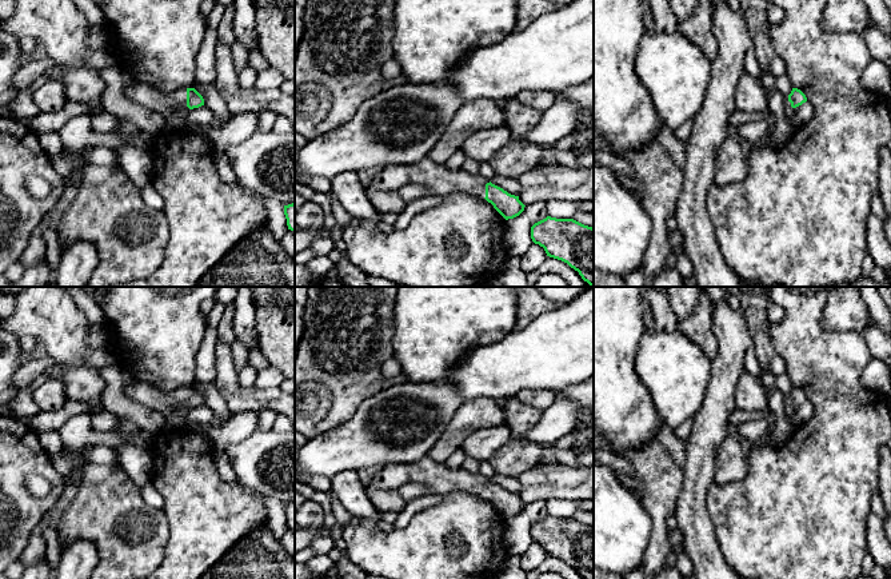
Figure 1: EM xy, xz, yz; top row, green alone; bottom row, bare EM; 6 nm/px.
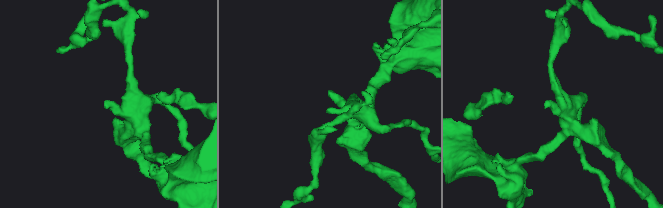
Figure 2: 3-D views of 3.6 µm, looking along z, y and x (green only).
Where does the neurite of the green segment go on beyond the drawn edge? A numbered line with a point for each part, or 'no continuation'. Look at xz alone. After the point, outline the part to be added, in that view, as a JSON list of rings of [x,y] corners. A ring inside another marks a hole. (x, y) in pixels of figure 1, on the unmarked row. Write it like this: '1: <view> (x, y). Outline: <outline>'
1: xz (436, 476). Outline: [[[425,456],[416,463],[395,463],[379,468],[367,487],[397,491],[407,483],[423,483],[431,494],[447,495],[467,491],[484,498],[486,483],[490,480],[480,472],[470,472],[464,468],[450,470],[446,463],[433,462]]]

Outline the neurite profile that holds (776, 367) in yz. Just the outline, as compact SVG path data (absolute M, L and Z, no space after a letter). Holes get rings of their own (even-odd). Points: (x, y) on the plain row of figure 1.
M775 354L770 363L768 370L775 378L786 374L787 372L786 360L780 355Z

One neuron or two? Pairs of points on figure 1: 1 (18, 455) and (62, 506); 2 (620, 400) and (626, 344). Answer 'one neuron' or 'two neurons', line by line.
1: two neurons
2: one neuron

